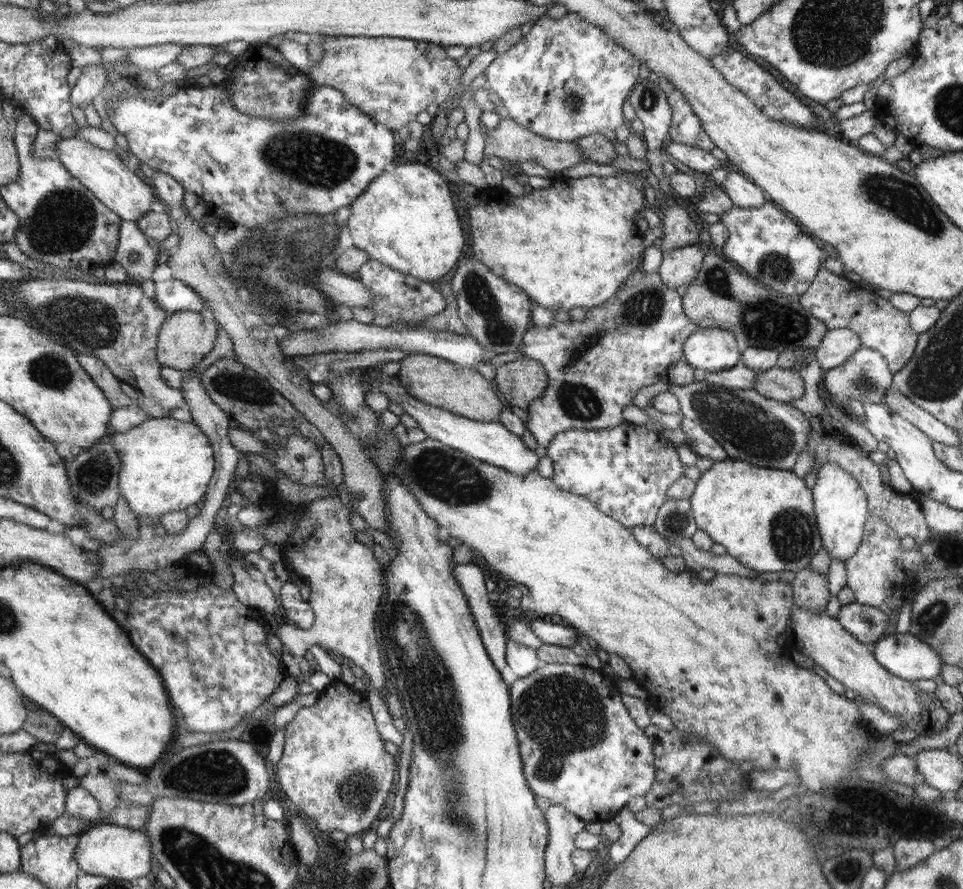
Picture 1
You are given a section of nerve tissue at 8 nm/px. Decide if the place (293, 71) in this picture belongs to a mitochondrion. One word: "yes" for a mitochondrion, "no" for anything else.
no

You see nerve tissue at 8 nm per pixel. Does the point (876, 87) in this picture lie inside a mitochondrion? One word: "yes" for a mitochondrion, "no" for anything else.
no

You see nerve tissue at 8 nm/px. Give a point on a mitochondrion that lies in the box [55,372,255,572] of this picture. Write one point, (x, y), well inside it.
(93, 477)

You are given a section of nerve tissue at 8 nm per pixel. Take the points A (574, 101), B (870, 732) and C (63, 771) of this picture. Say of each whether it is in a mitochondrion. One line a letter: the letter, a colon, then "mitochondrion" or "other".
A: mitochondrion
B: other
C: other

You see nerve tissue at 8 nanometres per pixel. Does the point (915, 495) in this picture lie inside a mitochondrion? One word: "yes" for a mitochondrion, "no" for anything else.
no

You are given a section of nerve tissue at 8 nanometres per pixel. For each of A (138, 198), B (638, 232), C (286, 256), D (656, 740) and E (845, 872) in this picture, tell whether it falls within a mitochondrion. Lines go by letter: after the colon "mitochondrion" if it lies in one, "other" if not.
A: other
B: other
C: mitochondrion
D: other
E: mitochondrion

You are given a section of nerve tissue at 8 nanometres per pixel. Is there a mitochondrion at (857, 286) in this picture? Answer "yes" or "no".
no

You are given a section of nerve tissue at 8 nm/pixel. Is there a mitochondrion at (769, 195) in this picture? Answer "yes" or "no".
no

